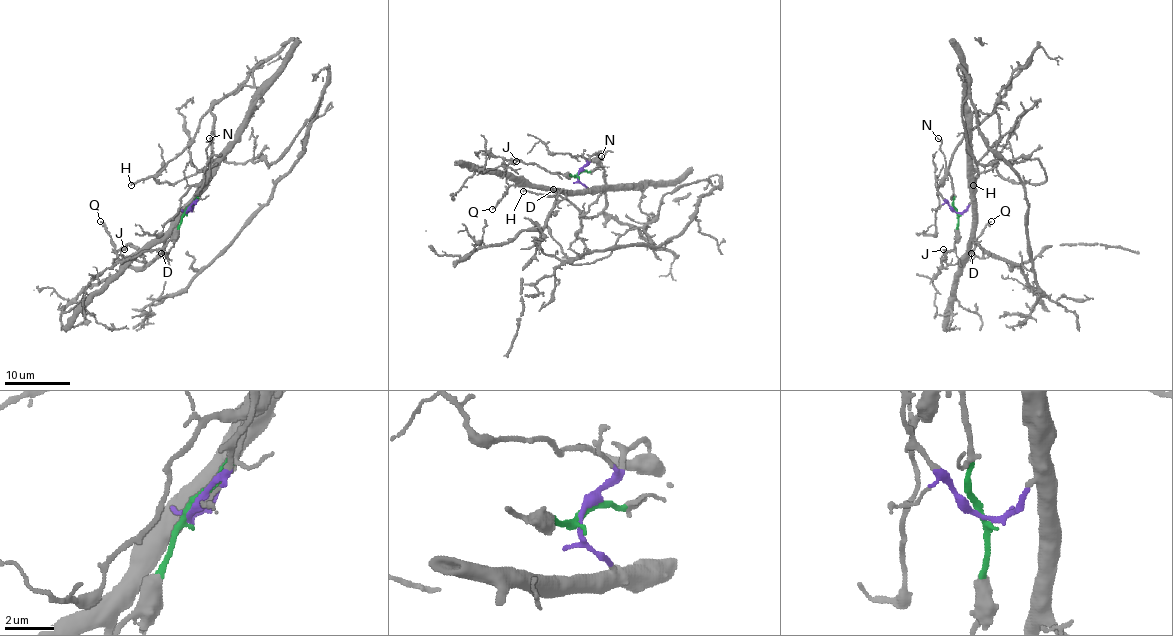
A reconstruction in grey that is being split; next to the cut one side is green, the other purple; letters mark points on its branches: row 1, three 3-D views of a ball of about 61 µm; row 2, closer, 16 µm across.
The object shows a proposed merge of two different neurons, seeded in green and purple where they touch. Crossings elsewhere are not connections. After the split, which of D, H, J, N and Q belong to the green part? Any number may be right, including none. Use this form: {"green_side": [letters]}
{"green_side": ["H", "J", "N"]}

